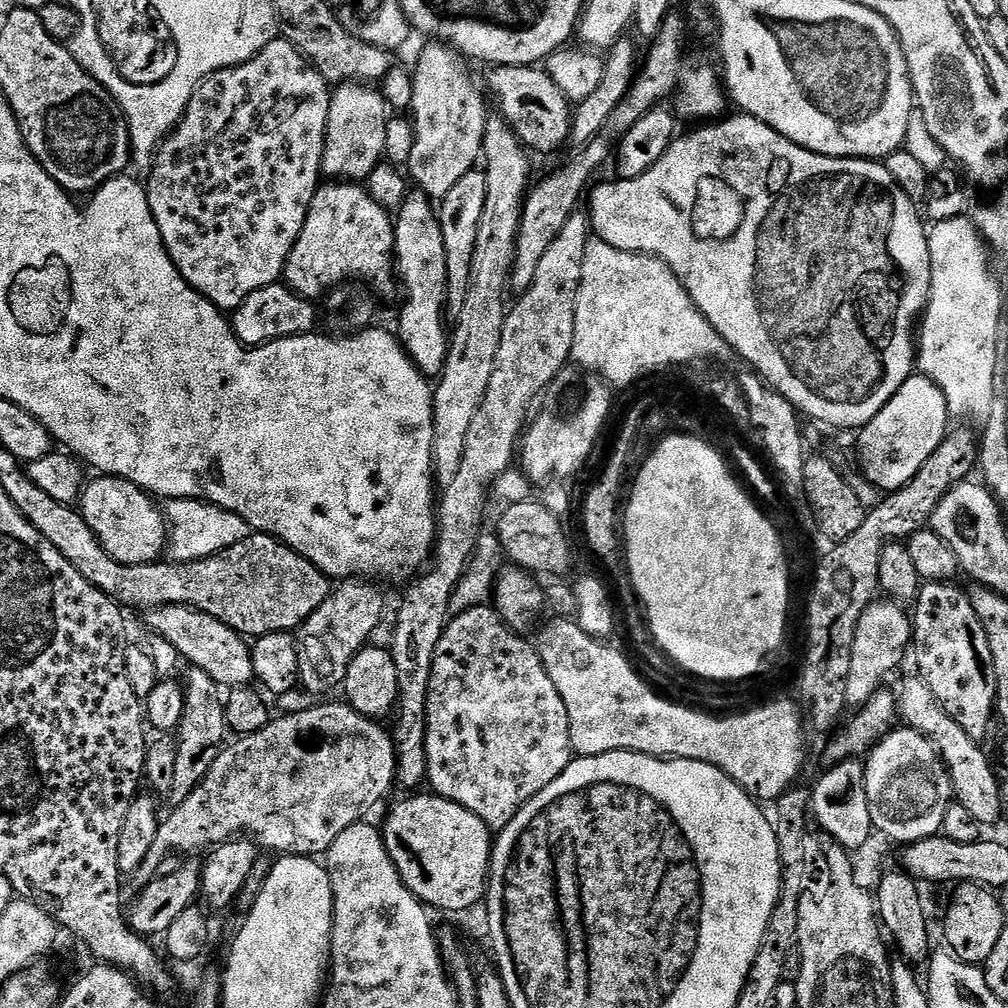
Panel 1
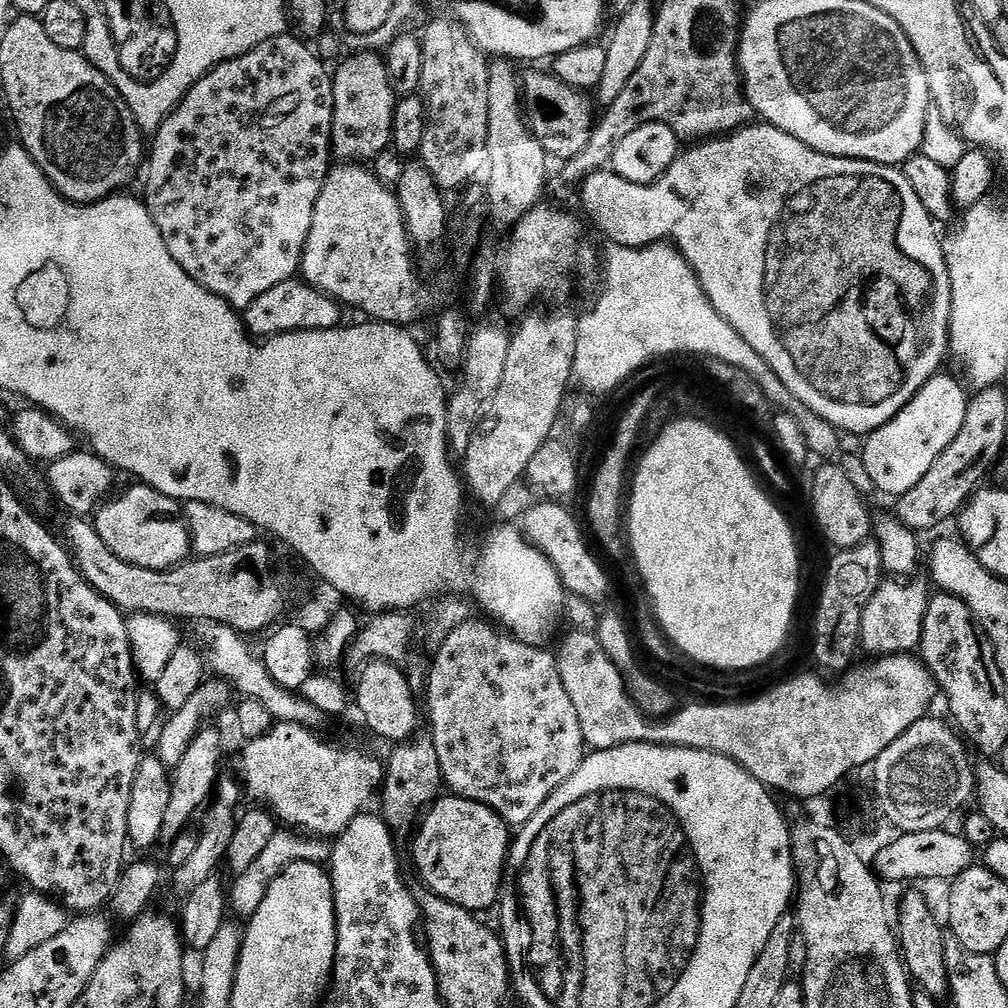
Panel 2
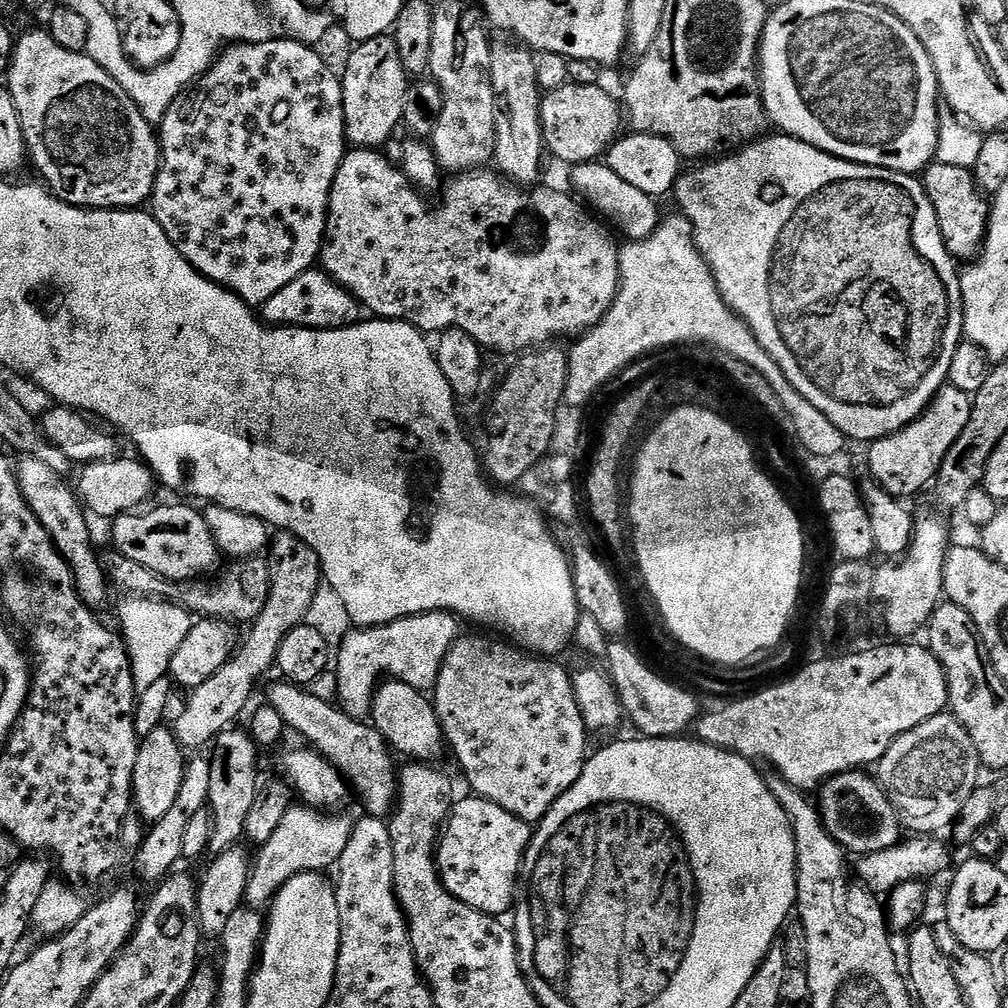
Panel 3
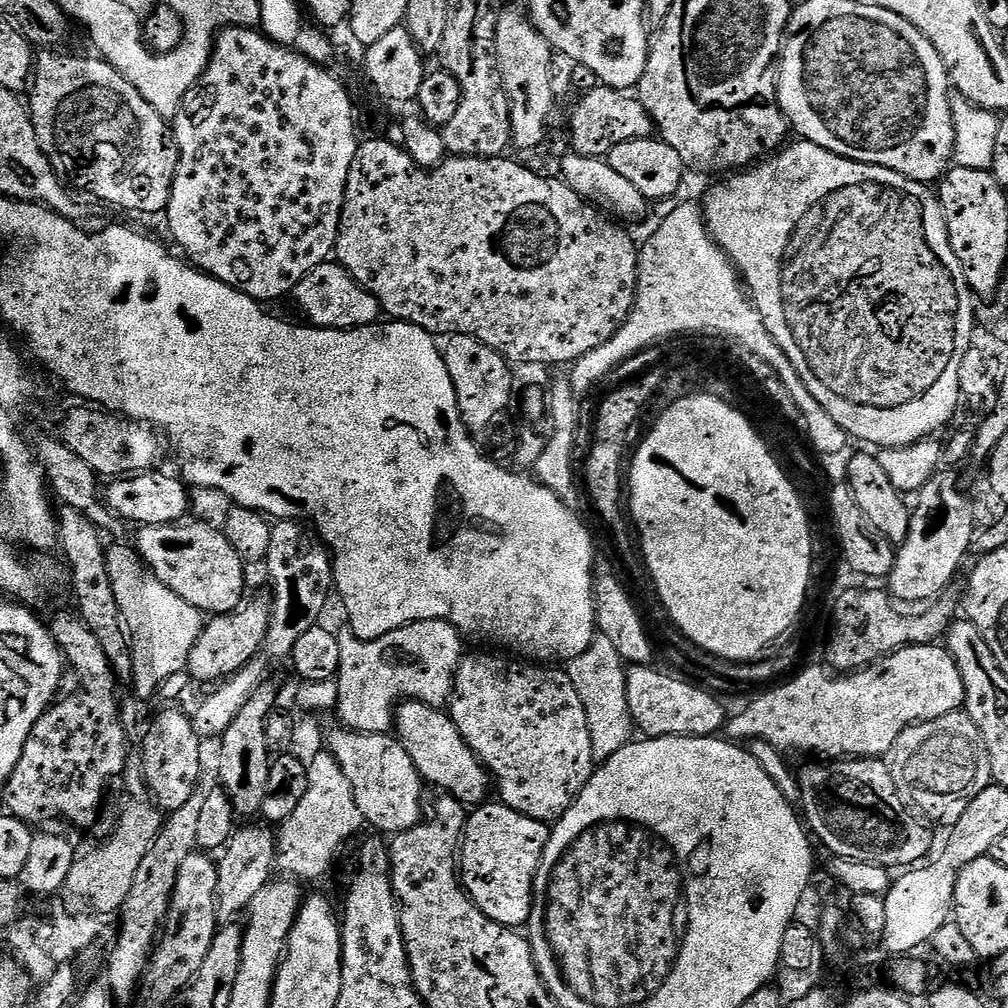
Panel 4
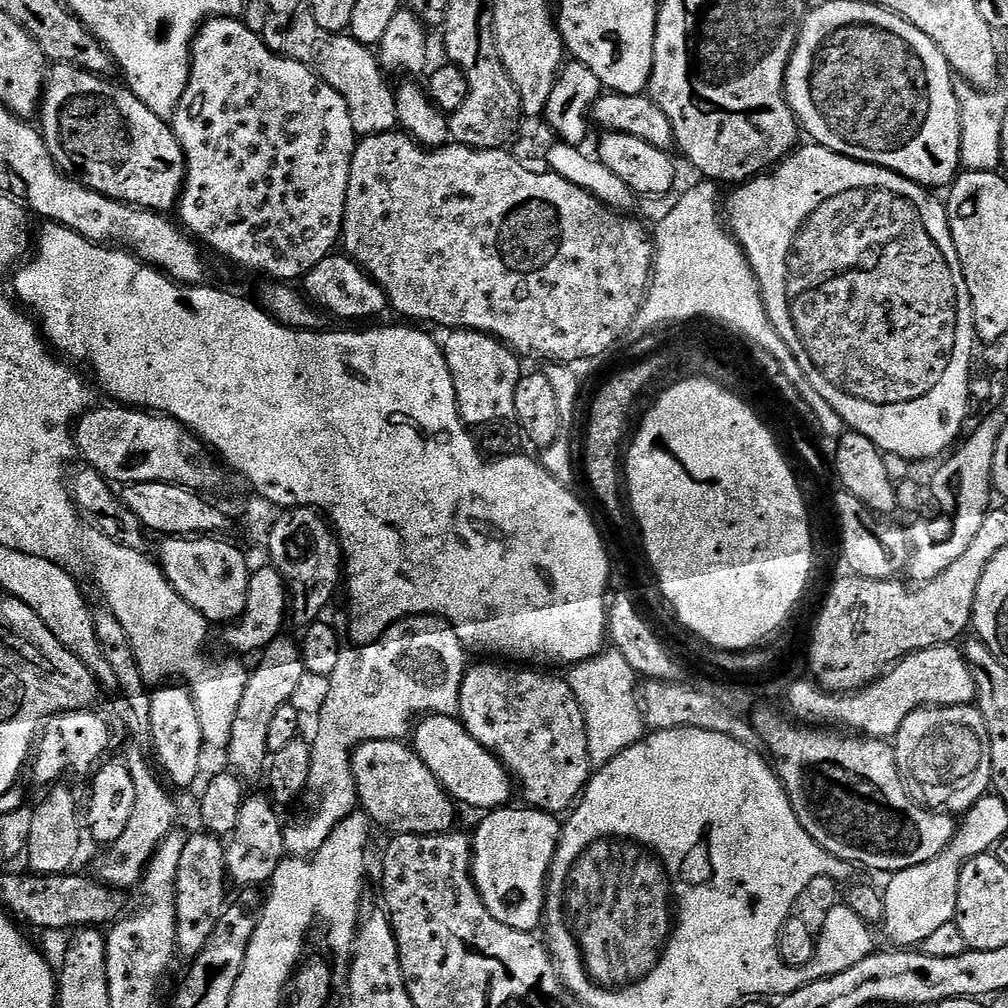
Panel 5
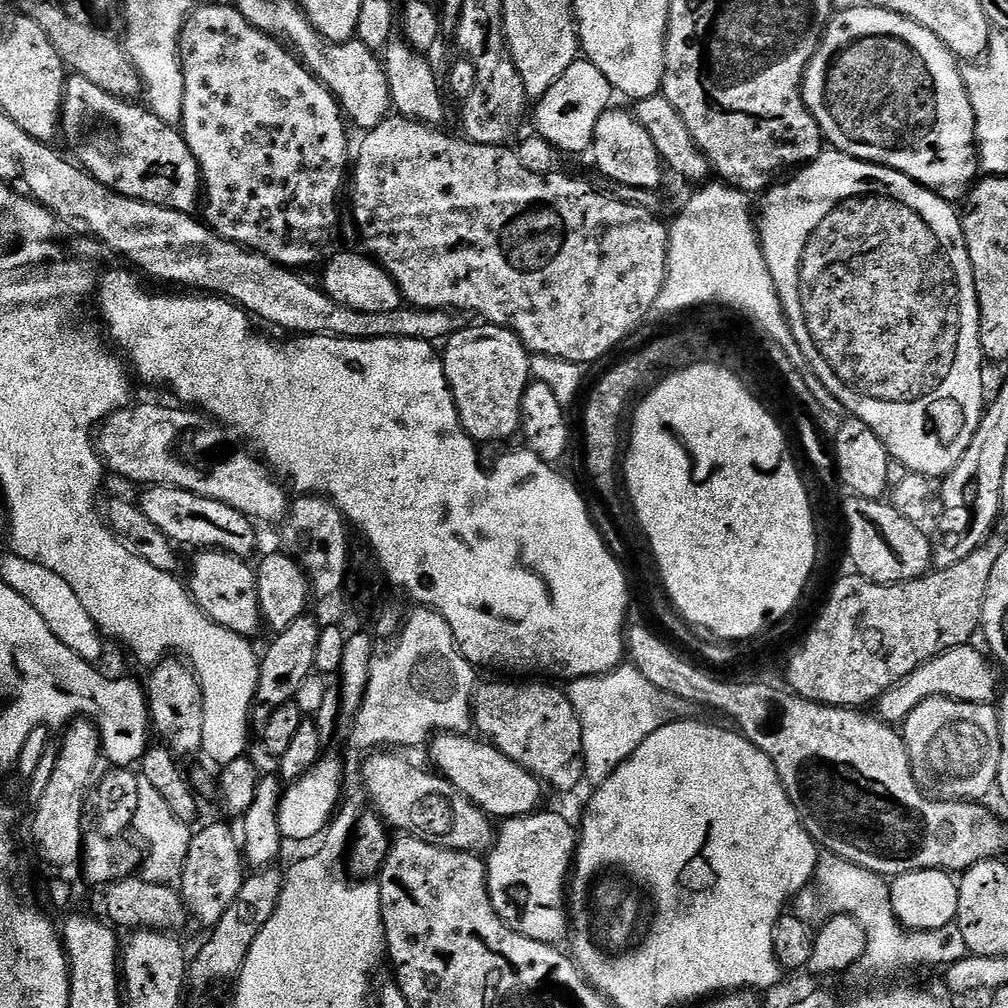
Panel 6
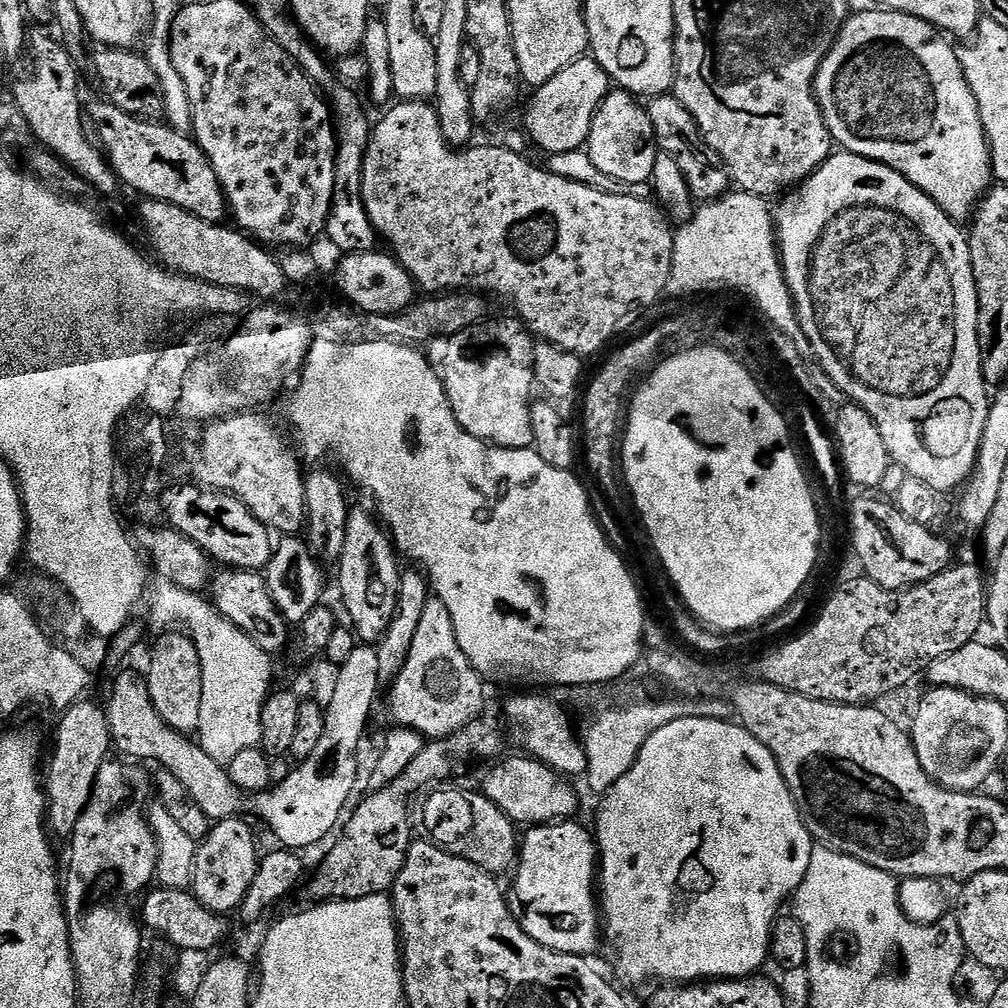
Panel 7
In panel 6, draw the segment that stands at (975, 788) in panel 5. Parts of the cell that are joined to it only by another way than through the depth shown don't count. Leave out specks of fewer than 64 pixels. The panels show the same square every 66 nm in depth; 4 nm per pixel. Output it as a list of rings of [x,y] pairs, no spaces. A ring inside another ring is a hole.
[[[935,696],[922,702],[902,721],[902,735],[906,754],[910,758],[912,776],[917,785],[933,798],[980,802],[996,787],[998,758],[1002,758],[998,714],[992,704],[971,704]]]

